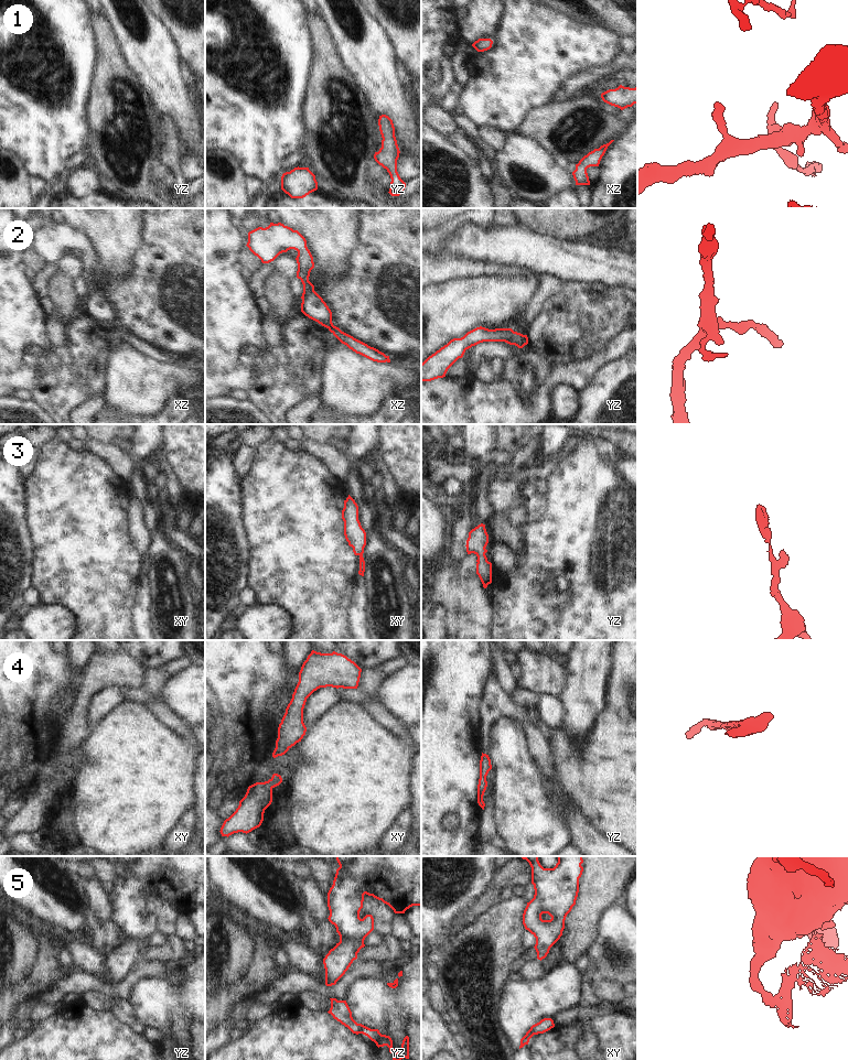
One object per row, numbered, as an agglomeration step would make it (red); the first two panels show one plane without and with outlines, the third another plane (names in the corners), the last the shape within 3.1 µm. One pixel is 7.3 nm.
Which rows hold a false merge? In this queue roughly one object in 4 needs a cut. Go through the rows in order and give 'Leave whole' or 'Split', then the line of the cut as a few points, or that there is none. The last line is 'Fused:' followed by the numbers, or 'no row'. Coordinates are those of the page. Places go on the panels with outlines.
1: Leave whole. No split
2: Leave whole. No split
3: Leave whole. No split
4: Leave whole. No split
5: Split. Split along xy (536, 1024), (533, 1034)
Fused: 5

